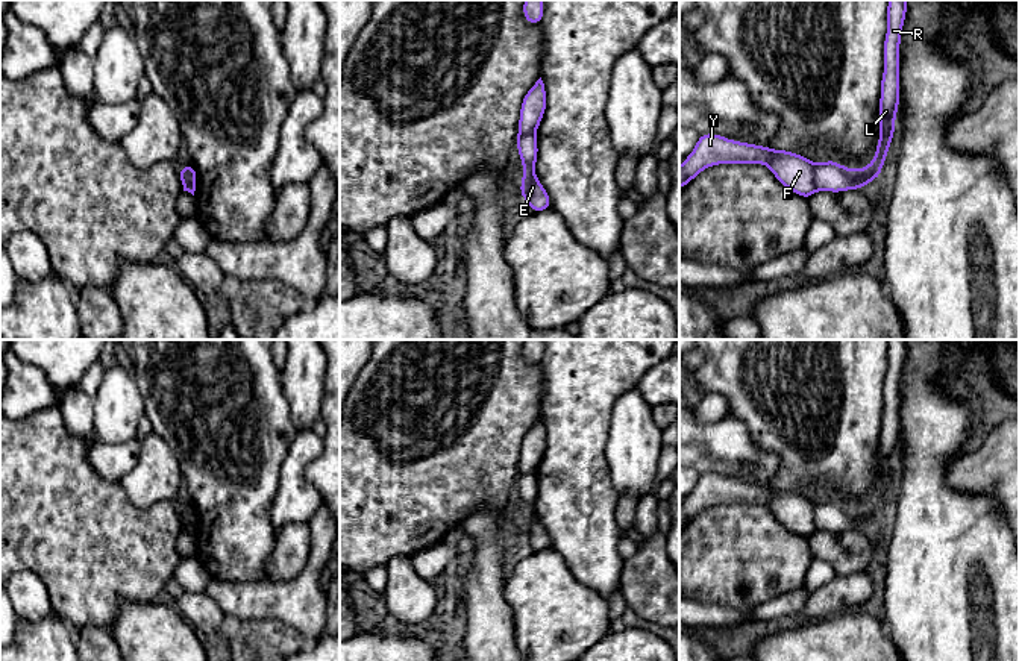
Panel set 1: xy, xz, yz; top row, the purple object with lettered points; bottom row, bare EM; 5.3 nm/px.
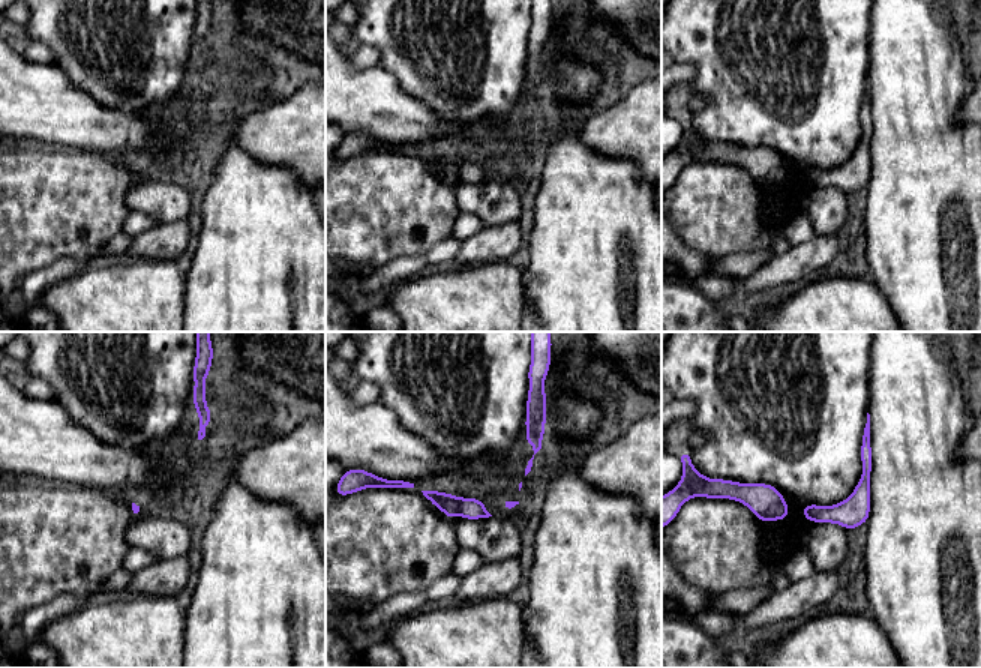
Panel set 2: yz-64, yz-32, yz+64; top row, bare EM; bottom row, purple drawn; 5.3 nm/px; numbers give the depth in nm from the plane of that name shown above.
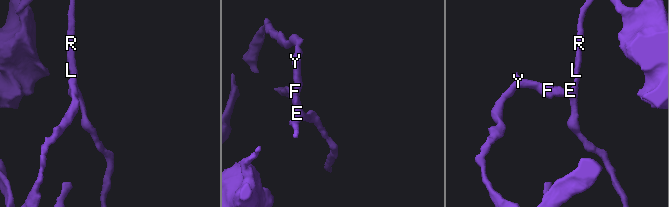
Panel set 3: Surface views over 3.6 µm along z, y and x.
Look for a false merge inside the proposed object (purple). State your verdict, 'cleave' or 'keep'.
cleave

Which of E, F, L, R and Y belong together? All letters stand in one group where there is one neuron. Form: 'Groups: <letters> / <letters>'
Groups: E L R / F Y

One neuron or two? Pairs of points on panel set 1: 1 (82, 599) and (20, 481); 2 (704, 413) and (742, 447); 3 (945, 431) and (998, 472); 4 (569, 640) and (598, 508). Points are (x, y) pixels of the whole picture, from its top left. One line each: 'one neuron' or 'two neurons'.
1: one neuron
2: two neurons
3: two neurons
4: two neurons

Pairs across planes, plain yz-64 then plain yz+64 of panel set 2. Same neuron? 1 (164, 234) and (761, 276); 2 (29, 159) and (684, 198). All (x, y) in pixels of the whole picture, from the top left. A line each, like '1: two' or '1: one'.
1: one
2: one

